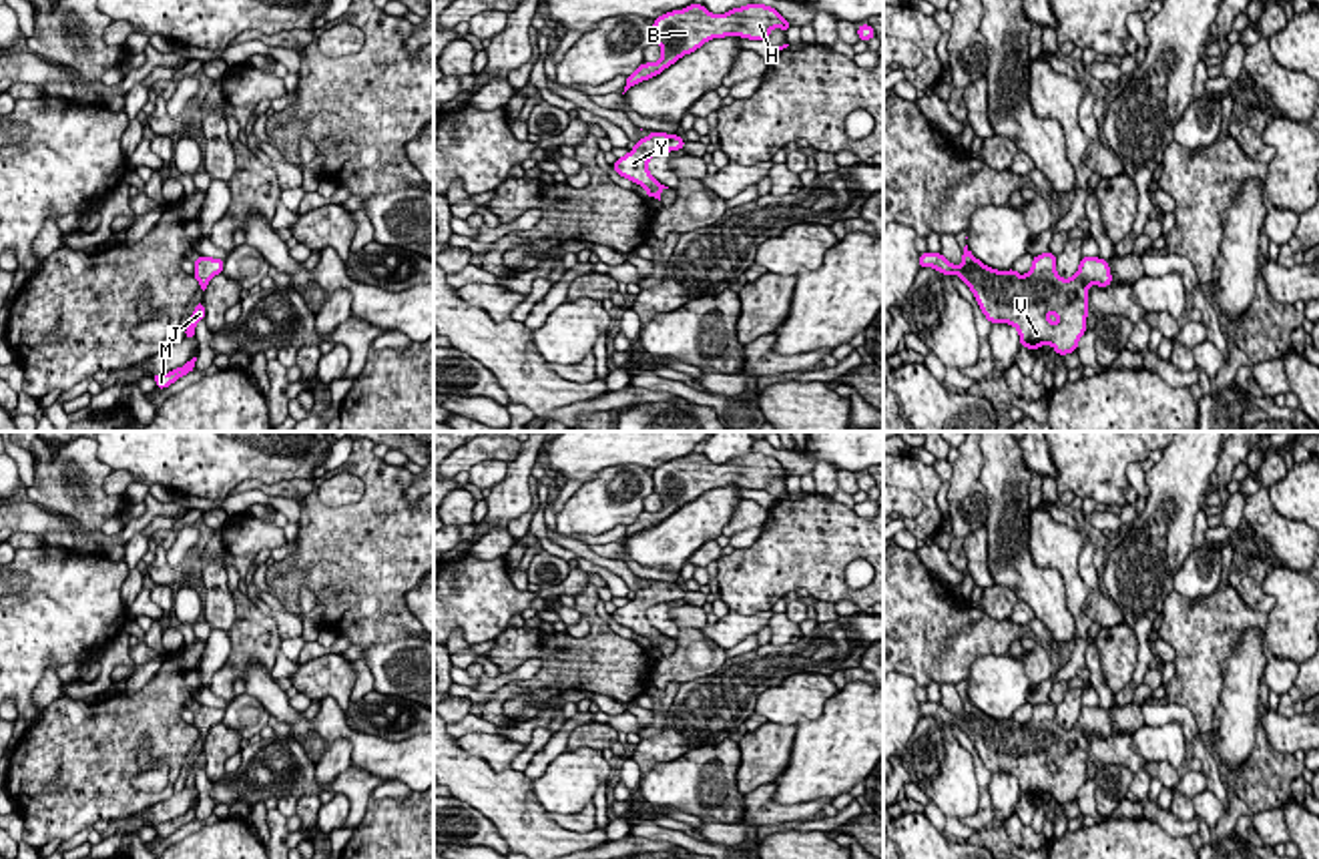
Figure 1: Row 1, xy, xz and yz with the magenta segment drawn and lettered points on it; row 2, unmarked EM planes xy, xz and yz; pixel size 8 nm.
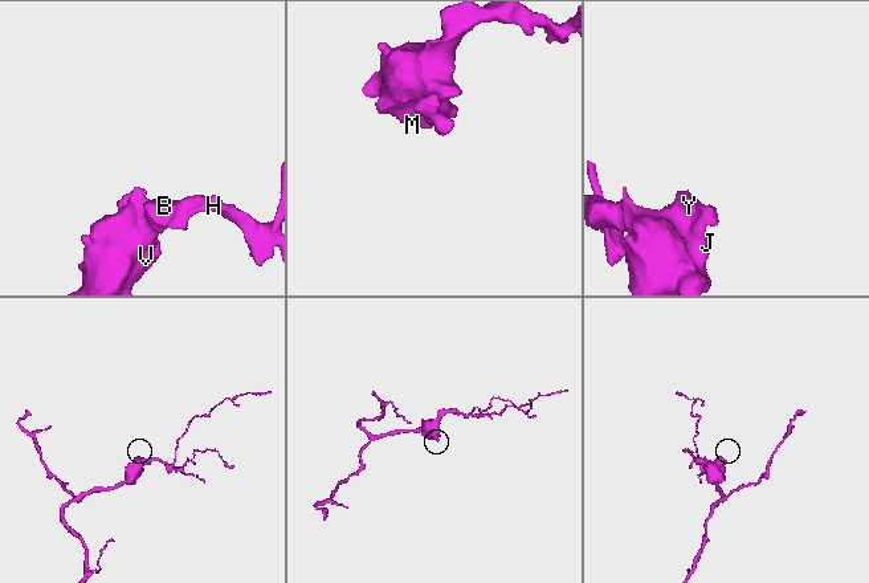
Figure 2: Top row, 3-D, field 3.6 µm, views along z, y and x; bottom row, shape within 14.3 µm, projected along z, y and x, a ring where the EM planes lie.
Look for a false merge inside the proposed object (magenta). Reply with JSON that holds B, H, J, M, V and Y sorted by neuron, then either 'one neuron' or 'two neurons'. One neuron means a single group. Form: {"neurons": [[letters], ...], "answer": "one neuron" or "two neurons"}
{"neurons": [["B", "H", "J", "M", "V", "Y"]], "answer": "one neuron"}

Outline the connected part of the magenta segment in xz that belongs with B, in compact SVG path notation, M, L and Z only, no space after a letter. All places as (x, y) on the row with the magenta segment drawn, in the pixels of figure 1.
M699 2L683 10L667 12L652 22L654 42L661 46L663 56L656 62L638 64L638 68L626 76L624 92L661 74L679 58L695 52L713 38L735 34L749 40L765 40L773 28L787 32L789 26L791 22L775 8L757 2L733 8L727 14L711 14Z

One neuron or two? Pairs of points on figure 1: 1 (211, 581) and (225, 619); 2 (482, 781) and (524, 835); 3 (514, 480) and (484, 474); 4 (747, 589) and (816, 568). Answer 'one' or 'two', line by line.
1: one
2: one
3: two
4: one

